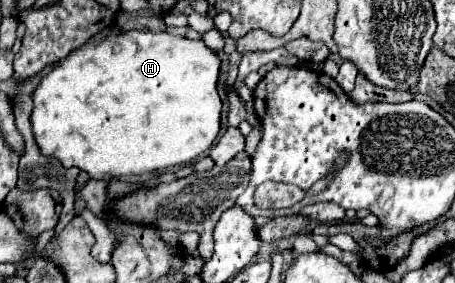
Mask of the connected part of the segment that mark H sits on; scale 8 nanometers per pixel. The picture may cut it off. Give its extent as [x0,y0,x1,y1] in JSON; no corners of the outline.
[30,31,222,179]

